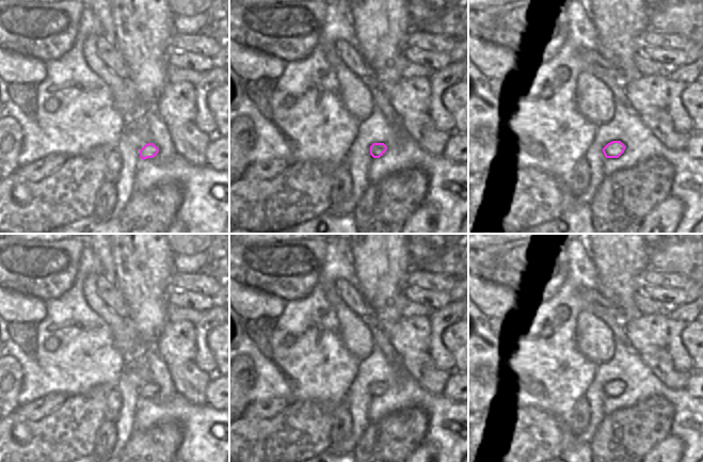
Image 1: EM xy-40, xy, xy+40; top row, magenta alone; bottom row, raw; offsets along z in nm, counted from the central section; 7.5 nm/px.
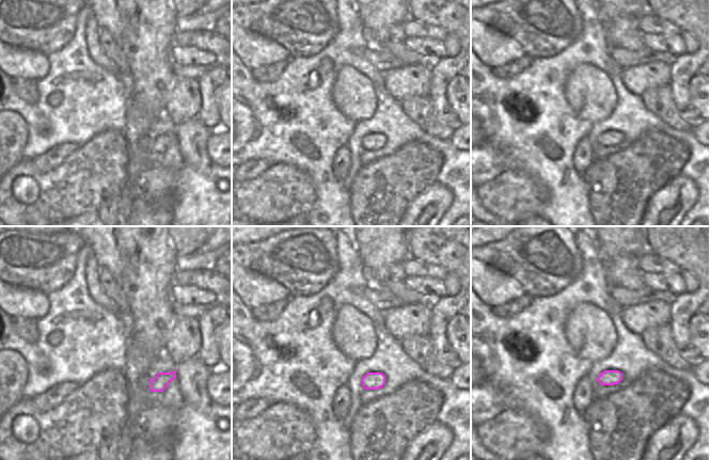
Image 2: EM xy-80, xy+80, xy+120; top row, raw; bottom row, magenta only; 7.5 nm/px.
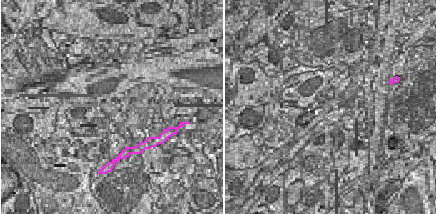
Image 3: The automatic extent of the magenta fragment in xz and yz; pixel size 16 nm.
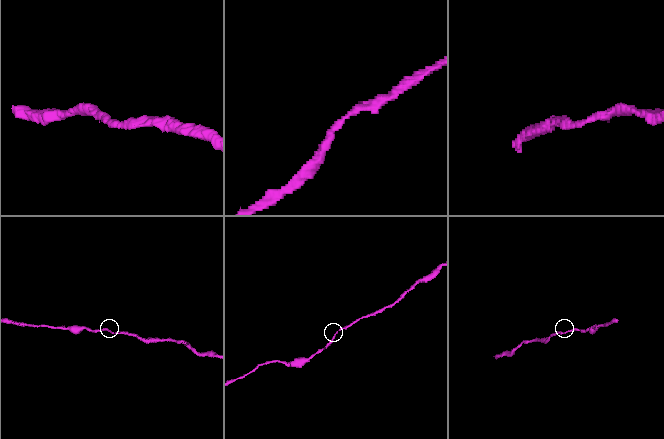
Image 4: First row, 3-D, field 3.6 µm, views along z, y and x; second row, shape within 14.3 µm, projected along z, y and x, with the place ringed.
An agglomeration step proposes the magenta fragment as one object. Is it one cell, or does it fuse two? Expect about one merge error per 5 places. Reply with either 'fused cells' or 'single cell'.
single cell

